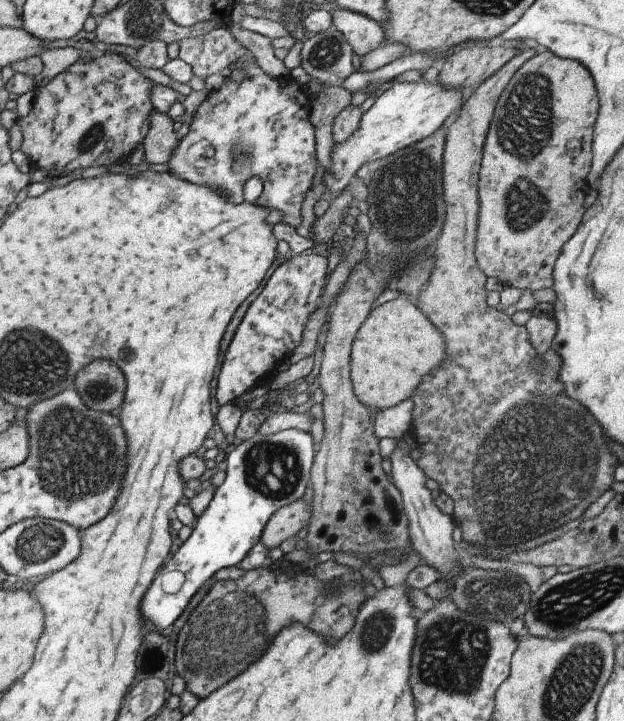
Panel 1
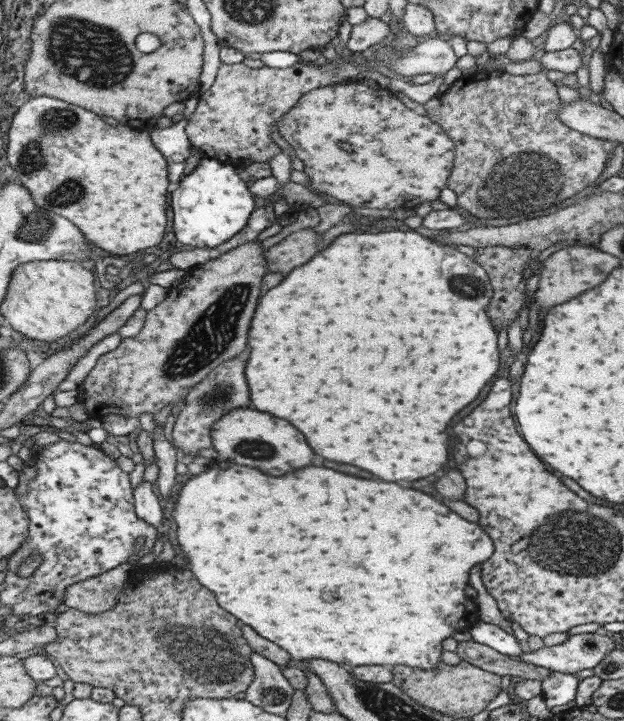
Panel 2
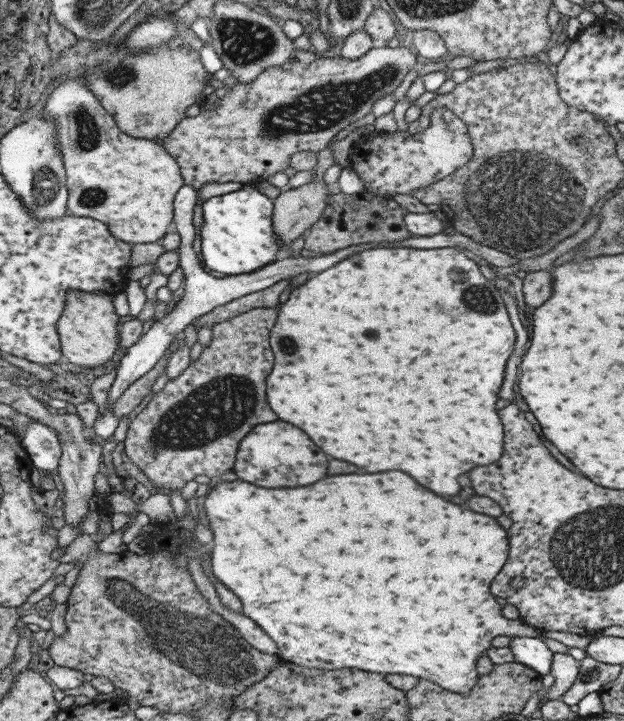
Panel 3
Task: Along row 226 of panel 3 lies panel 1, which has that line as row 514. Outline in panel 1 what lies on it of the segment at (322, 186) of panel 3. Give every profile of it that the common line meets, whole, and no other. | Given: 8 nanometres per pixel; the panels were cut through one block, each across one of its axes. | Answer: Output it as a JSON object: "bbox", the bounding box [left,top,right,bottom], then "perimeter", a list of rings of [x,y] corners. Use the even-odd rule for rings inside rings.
{"bbox":[258,499,310,549],"perimeter":[[[301,499],[278,508],[266,522],[258,542],[266,549],[278,547],[286,538],[295,537],[297,531],[307,526],[310,508]]]}

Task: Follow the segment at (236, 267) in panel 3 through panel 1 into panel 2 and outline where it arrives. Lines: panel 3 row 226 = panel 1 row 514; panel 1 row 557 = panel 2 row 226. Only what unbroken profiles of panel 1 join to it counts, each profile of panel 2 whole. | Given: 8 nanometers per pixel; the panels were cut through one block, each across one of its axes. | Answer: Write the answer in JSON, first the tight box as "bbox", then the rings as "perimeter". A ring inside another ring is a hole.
{"bbox":[171,156,254,251],"perimeter":[[[204,156],[184,178],[171,194],[171,232],[179,245],[212,251],[238,234],[254,210],[254,198],[248,190],[249,181],[237,174],[232,164]]]}

